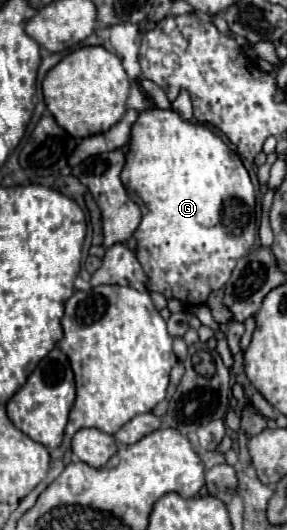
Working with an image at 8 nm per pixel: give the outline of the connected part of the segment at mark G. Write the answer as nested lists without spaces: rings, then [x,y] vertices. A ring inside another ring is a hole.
[[[153,106],[153,108],[147,108],[147,110],[139,112],[139,116],[137,116],[133,128],[131,128],[131,140],[129,140],[129,150],[125,154],[125,166],[123,166],[123,172],[121,172],[121,182],[127,188],[127,194],[131,196],[131,200],[135,200],[135,204],[139,204],[139,210],[141,210],[141,224],[135,230],[135,240],[137,240],[135,254],[137,254],[139,264],[145,268],[145,272],[149,276],[149,290],[163,294],[167,300],[175,298],[175,300],[179,300],[185,306],[205,304],[209,292],[219,290],[219,288],[225,286],[225,282],[229,280],[229,276],[231,276],[237,260],[243,258],[243,256],[247,256],[247,252],[251,250],[251,246],[255,244],[255,238],[257,238],[257,224],[255,224],[255,188],[251,180],[249,180],[249,172],[245,170],[245,166],[243,166],[241,158],[237,156],[237,152],[233,152],[205,124],[187,122],[173,108],[161,110],[161,108]]]

